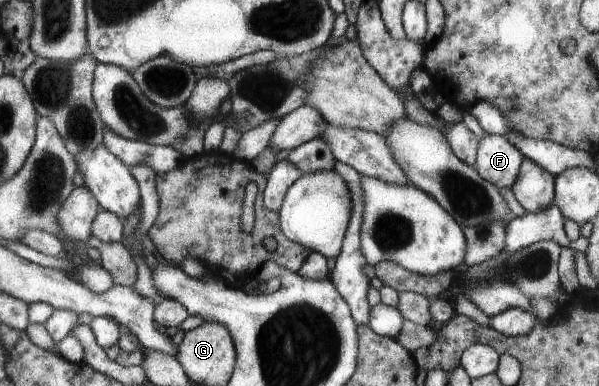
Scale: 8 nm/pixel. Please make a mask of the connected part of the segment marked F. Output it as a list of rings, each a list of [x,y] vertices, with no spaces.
[[[485,134],[478,144],[474,166],[492,185],[508,189],[519,179],[525,159],[507,137]]]

